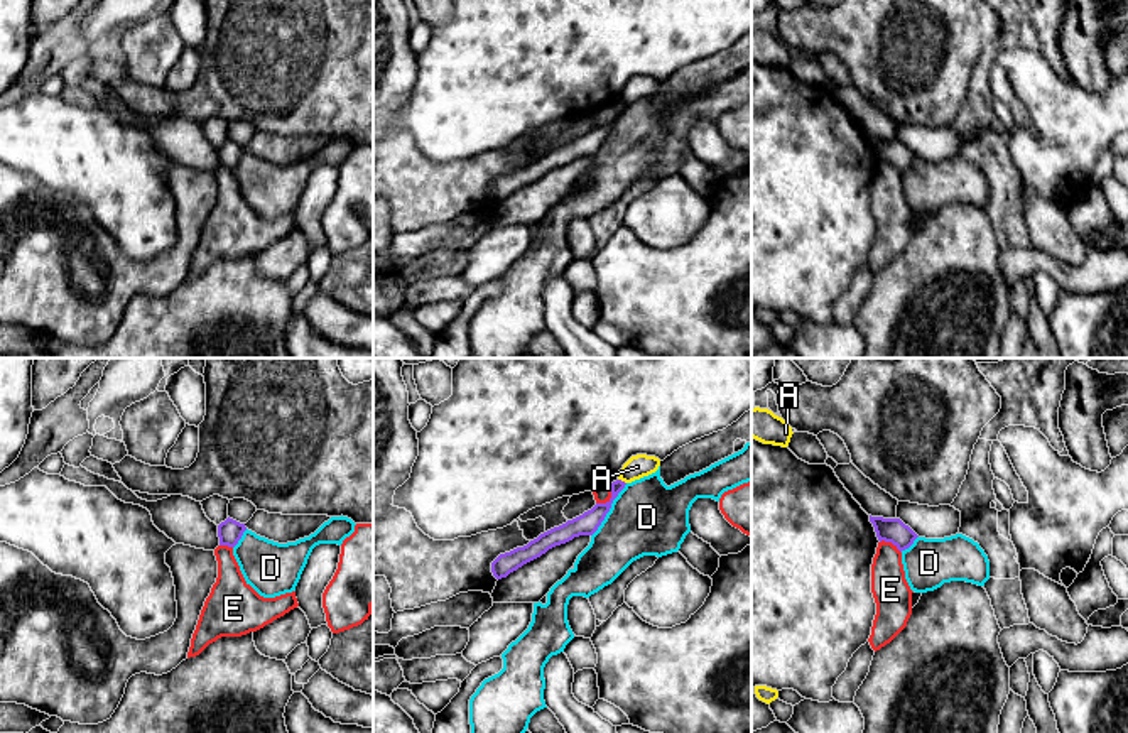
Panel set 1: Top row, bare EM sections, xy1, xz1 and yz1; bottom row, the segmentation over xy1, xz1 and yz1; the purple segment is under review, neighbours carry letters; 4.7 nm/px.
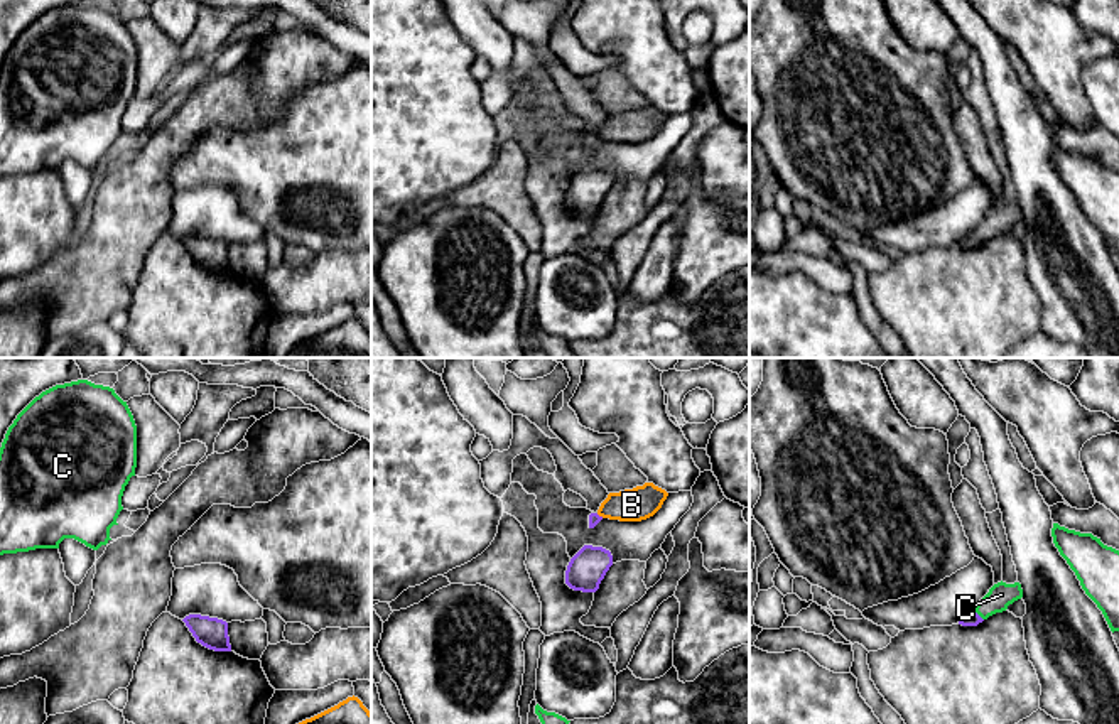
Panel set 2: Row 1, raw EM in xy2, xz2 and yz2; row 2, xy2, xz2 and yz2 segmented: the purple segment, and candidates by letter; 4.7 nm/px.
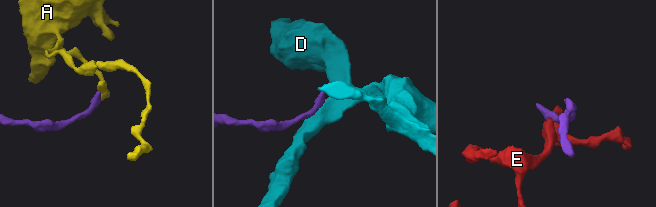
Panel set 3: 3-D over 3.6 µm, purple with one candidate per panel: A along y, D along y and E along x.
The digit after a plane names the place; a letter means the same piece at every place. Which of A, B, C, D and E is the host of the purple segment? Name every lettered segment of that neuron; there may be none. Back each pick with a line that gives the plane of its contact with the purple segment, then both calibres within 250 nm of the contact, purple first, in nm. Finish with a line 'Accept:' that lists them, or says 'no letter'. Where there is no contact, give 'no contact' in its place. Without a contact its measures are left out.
C: meets purple in yz2; 70 nm thick on the purple side, 120 nm on the other
Accept: C

